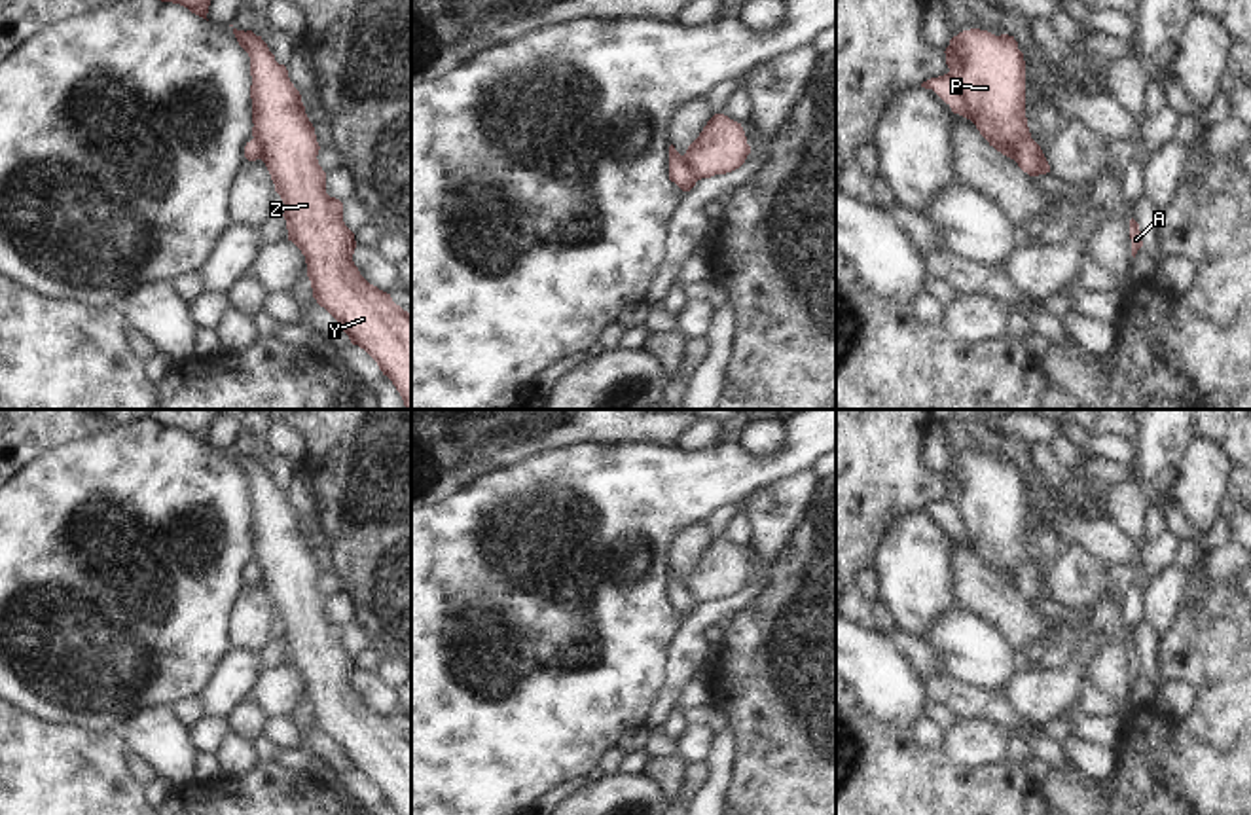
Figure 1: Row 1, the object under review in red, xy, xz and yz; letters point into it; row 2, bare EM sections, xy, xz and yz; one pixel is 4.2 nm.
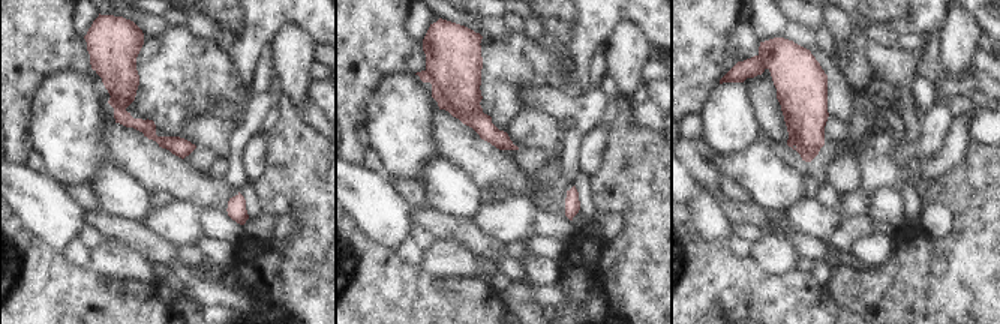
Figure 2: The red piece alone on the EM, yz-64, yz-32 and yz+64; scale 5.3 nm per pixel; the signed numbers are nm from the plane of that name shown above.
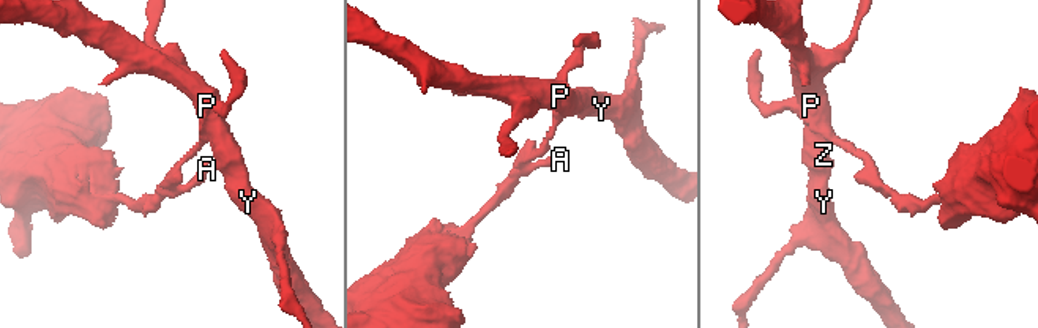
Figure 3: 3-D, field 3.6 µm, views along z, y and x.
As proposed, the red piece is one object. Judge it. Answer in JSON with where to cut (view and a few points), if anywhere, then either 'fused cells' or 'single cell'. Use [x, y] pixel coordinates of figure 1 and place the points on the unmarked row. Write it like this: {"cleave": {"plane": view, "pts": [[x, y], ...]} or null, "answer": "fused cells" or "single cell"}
{"cleave": {"plane": "yz", "pts": [[948, 497], [960, 512], [967, 539], [973, 544]]}, "answer": "fused cells"}

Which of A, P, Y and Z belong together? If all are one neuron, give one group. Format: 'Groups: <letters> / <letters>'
Groups: A / P Y Z

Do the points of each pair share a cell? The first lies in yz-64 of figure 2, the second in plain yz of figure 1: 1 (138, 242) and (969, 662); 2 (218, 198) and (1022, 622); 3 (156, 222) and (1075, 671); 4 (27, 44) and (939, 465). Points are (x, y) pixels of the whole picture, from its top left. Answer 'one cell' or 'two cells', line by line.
1: two cells
2: one cell
3: one cell
4: two cells

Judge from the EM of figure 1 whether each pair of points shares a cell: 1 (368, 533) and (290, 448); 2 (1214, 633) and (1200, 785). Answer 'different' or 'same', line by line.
1: different
2: same

